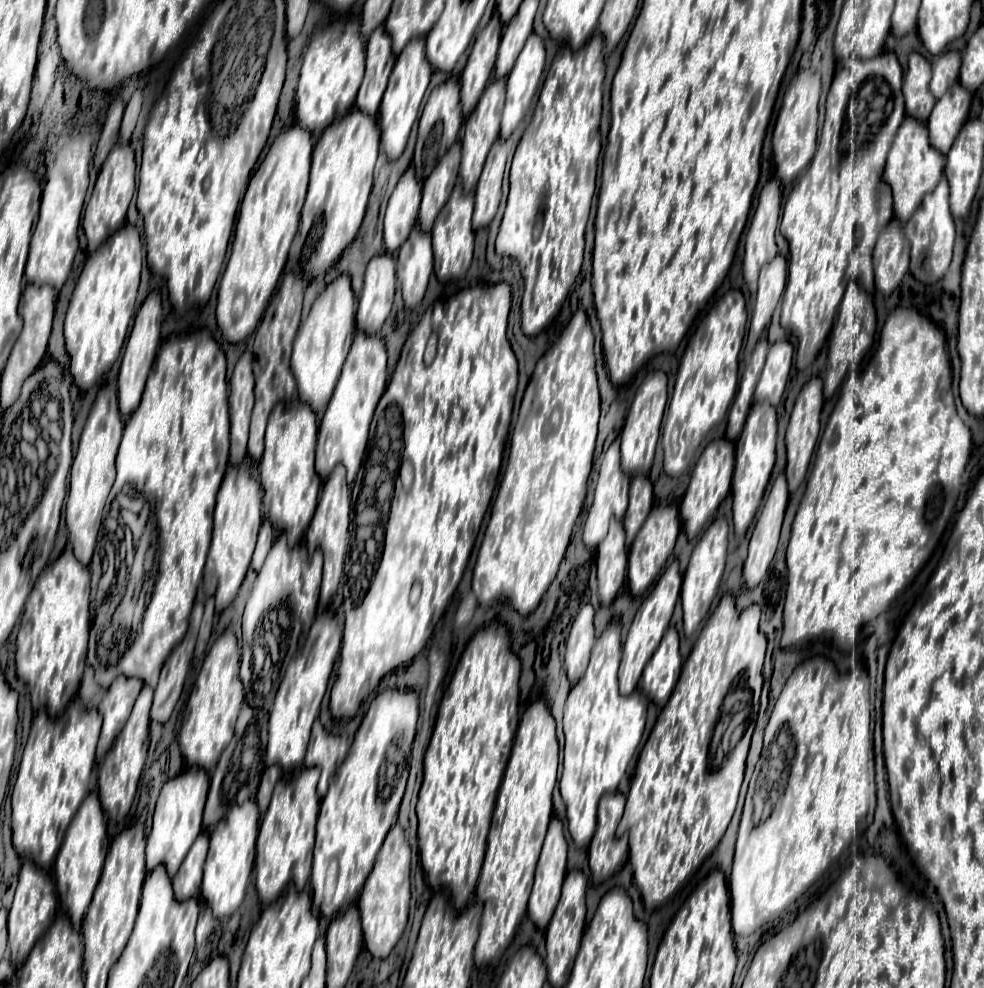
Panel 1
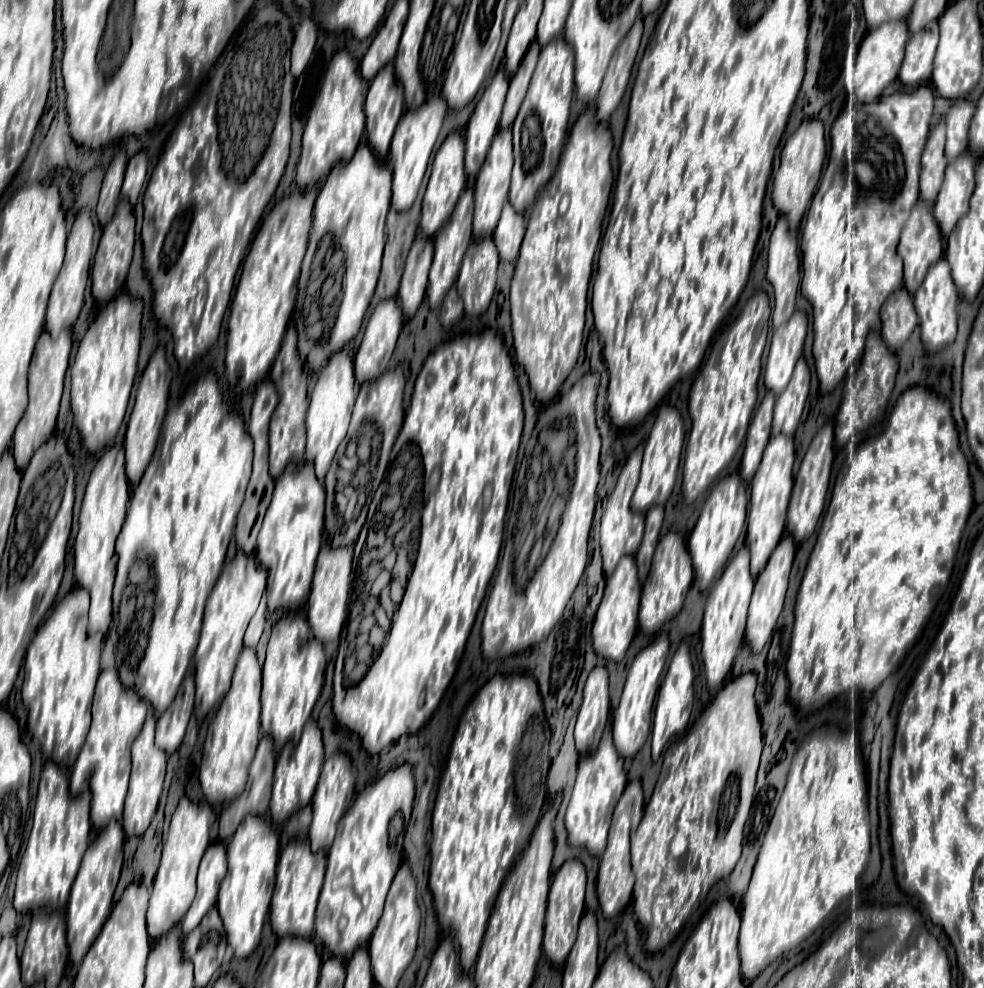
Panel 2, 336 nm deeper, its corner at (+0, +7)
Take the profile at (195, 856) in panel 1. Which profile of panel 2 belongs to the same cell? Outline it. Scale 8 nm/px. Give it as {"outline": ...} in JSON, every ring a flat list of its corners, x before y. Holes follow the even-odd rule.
{"outline":[[222,841,210,843,206,849,200,869,198,869,198,891,196,897,182,919,182,933,184,937,200,923,200,919,216,905,216,895,220,881,226,875,226,845]]}

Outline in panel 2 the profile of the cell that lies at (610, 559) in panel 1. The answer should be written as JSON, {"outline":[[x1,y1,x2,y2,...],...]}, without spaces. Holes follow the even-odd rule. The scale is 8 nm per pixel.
{"outline":[[626,555,614,569,614,573,606,579,606,589,602,603,598,607,596,619,594,619,594,629,592,629,592,639,594,639,594,649,596,653,604,655,606,659,620,661,636,633,638,625,638,603,640,603,640,581,636,575,636,563,634,557]]}

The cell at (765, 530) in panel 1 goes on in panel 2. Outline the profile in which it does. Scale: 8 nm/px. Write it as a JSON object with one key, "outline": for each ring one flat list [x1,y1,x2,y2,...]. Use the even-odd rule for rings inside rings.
{"outline":[[784,535,782,541,778,543,778,549,774,549,774,553,770,555,770,561,766,563,766,569,762,569,762,573,756,579,750,609,748,609,748,623,746,623,746,641,752,647,752,651,760,651,764,647,764,643,772,637,776,619,778,619,778,615,782,611,782,605,784,605,784,595,786,595,786,589,788,589,788,575,790,575,790,569,792,569,794,551,796,551,794,541,790,541,790,537]]}

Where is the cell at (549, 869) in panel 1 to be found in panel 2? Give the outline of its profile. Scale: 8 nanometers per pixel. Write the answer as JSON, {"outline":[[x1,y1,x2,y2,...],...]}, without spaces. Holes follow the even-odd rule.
{"outline":[[568,859,564,865,554,873,548,909,546,909,546,923,544,923,544,953,554,965,562,965,576,941,578,921,584,911,584,887,586,887,586,871,578,859]]}

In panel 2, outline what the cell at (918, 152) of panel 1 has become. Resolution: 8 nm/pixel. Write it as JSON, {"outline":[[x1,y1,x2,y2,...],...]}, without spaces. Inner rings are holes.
{"outline":[[918,199,902,227,898,243,898,253,904,261,904,287,910,293,918,289,928,267,942,255,942,249,940,225,934,221,932,209,926,209,926,203]]}

